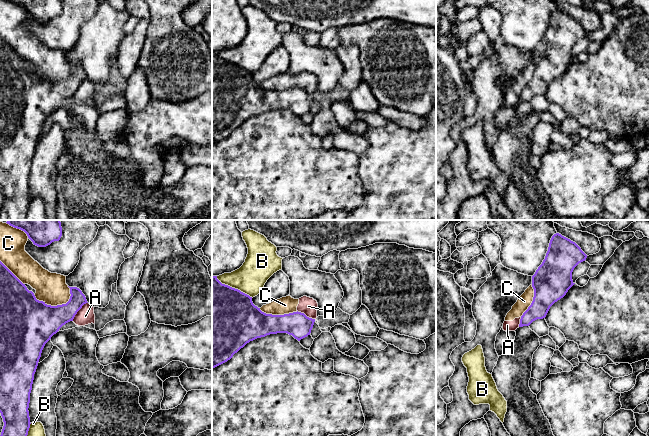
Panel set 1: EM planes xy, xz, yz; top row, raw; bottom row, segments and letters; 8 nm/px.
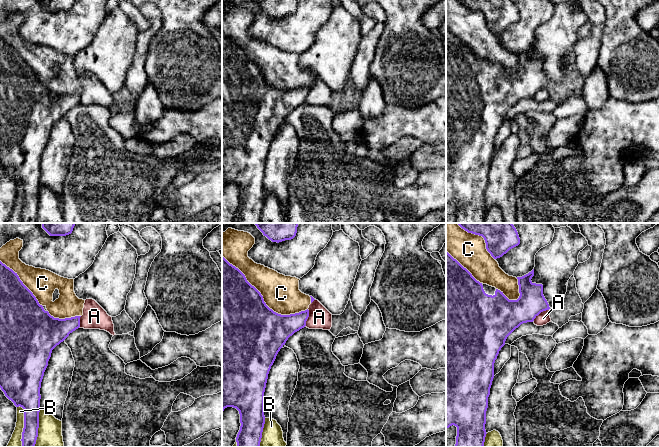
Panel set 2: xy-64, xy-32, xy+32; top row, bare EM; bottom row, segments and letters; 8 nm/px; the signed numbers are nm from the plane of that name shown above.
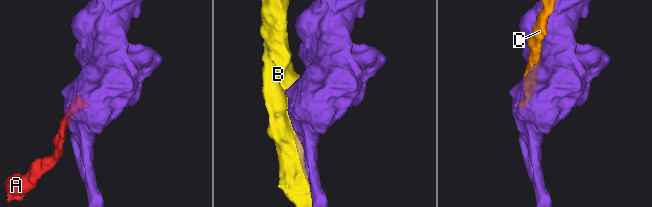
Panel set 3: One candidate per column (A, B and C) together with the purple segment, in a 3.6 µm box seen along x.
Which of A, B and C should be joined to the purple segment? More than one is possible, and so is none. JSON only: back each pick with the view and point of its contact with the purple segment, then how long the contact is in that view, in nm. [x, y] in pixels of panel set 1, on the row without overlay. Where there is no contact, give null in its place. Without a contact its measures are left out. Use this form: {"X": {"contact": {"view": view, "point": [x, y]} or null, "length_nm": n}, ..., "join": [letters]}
{"join": []}

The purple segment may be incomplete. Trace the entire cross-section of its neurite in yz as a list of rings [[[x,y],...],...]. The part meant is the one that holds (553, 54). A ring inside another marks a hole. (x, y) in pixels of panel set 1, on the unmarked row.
[[[559,9],[552,12],[545,35],[532,52],[533,77],[521,92],[519,103],[546,93],[550,83],[575,60],[572,48],[586,34],[575,18]]]

